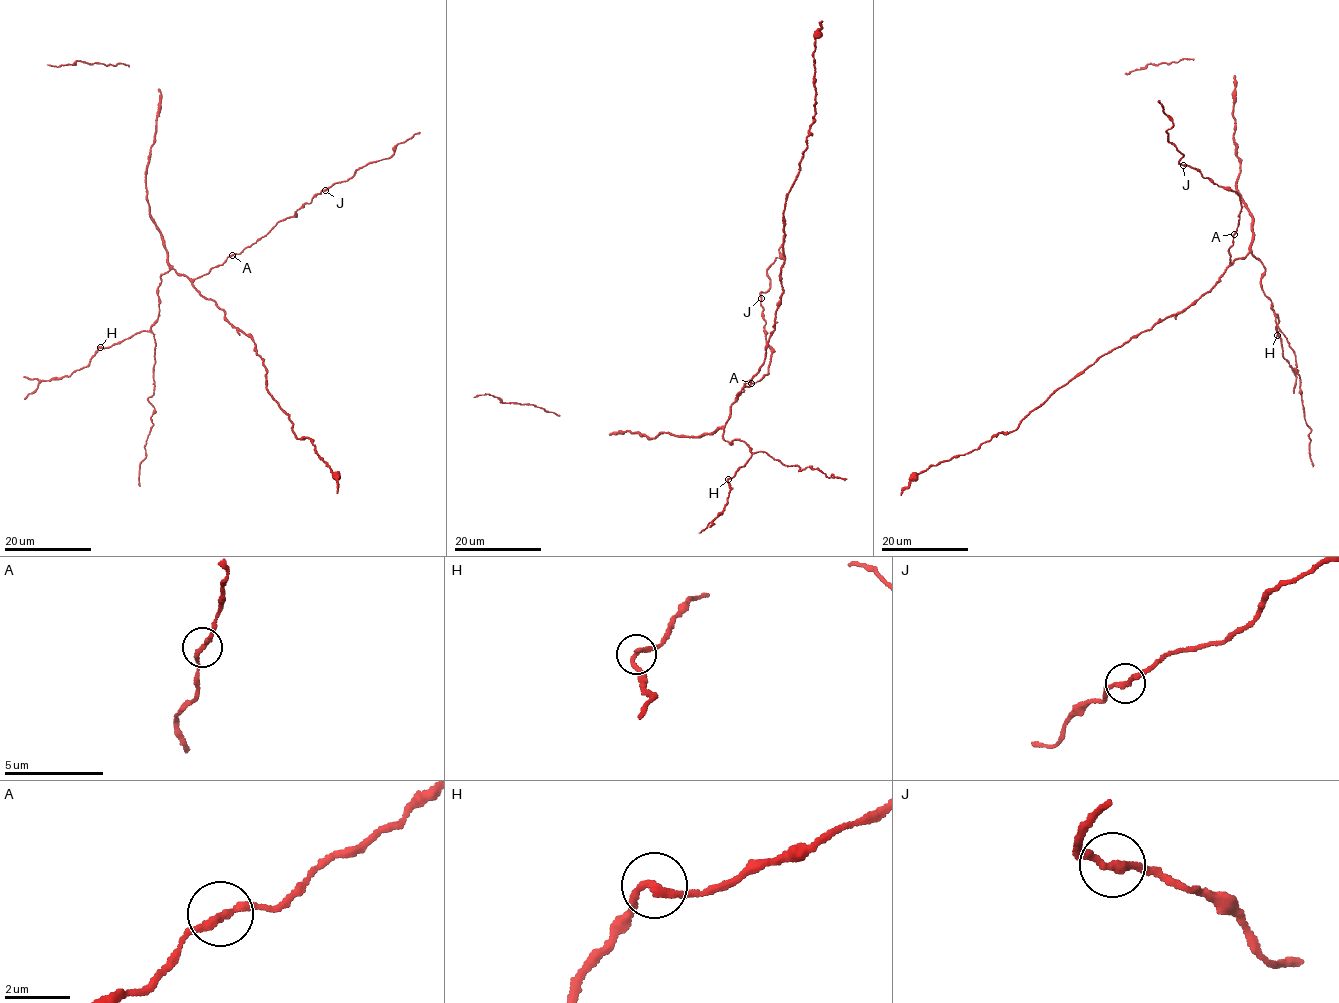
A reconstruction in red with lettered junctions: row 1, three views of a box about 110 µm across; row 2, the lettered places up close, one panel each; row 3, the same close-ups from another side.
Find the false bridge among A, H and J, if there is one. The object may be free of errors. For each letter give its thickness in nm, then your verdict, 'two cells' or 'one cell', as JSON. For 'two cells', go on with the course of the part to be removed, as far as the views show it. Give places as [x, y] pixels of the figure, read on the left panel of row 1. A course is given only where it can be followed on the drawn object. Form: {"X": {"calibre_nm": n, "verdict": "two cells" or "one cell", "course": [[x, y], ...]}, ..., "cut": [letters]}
{"A": {"calibre_nm": 200, "verdict": "one cell"}, "H": {"calibre_nm": 200, "verdict": "one cell"}, "J": {"calibre_nm": 200, "verdict": "one cell"}, "cut": []}

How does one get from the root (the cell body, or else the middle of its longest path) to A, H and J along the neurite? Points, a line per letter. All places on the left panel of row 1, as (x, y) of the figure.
A: (215, 303), (203, 296), (193, 282), (218, 267), (231, 254)
H: (215, 303), (172, 269), (161, 275), (157, 287), (156, 323), (148, 330), (100, 347)
J: (215, 303), (201, 294), (192, 284), (194, 281), (253, 244), (280, 221), (297, 216), (297, 209), (325, 190)

